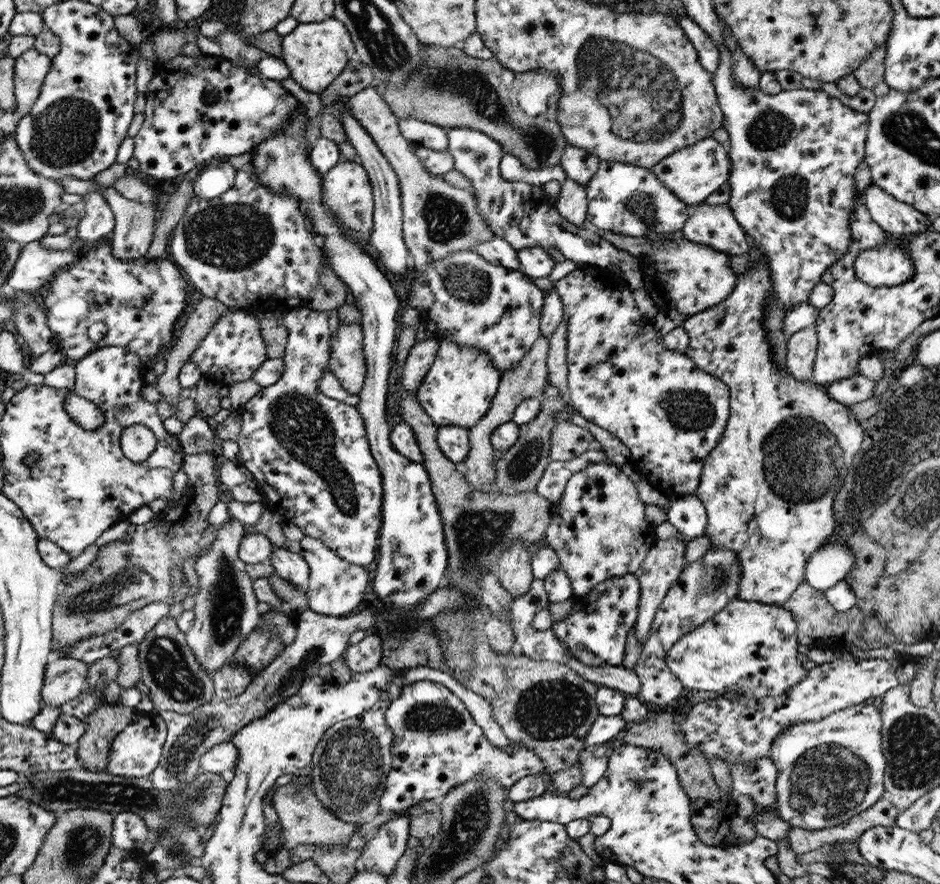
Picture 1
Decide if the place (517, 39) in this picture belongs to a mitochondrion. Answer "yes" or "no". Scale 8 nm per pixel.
no

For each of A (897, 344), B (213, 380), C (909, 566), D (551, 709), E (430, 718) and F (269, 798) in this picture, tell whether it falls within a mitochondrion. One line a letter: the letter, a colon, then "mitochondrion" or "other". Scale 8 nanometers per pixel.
A: other
B: other
C: other
D: mitochondrion
E: mitochondrion
F: other

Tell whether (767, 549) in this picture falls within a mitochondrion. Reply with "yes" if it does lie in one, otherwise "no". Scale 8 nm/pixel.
no

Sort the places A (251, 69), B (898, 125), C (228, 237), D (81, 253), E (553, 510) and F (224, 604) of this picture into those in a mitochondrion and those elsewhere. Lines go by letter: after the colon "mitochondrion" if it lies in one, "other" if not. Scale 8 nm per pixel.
A: other
B: mitochondrion
C: mitochondrion
D: other
E: other
F: mitochondrion

